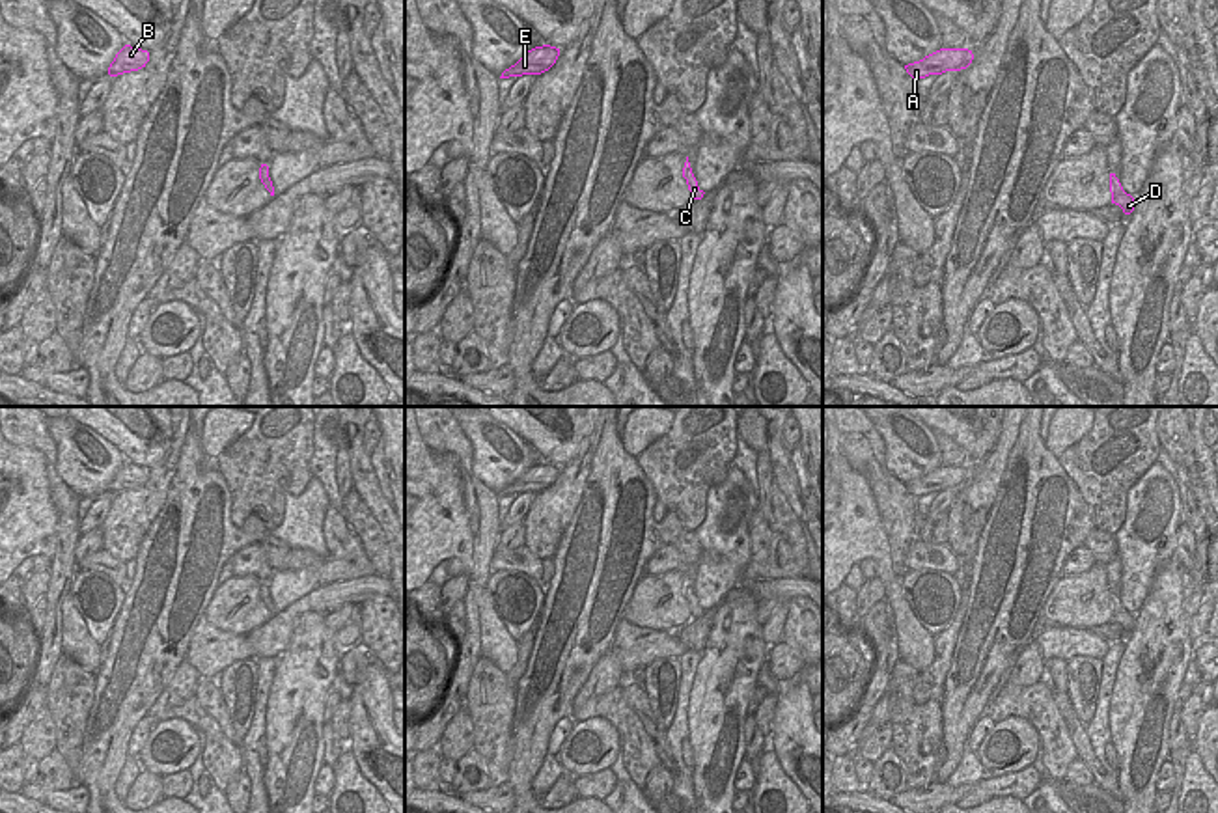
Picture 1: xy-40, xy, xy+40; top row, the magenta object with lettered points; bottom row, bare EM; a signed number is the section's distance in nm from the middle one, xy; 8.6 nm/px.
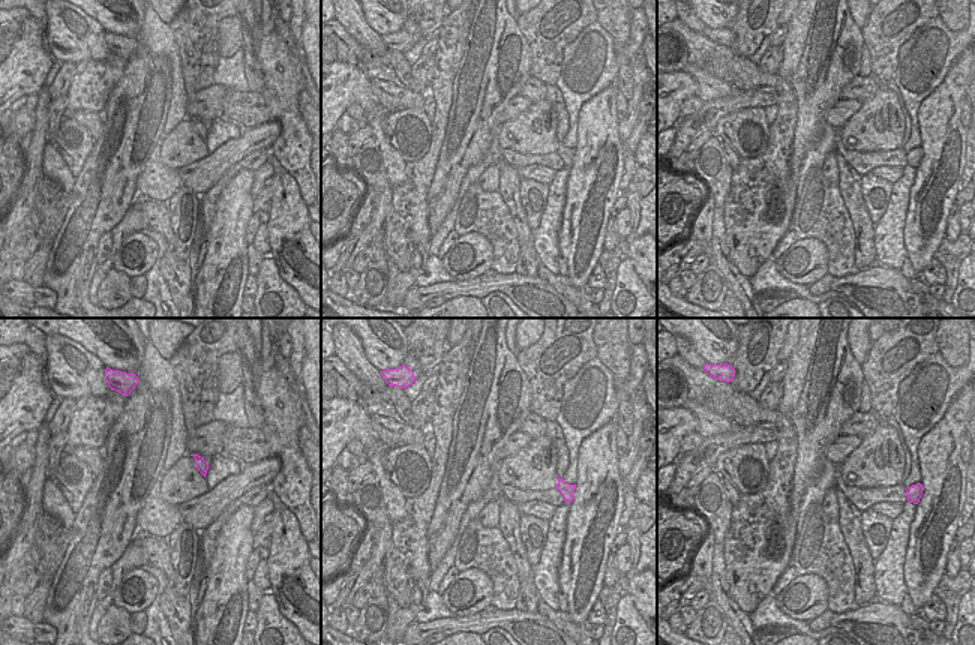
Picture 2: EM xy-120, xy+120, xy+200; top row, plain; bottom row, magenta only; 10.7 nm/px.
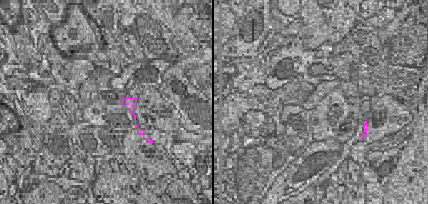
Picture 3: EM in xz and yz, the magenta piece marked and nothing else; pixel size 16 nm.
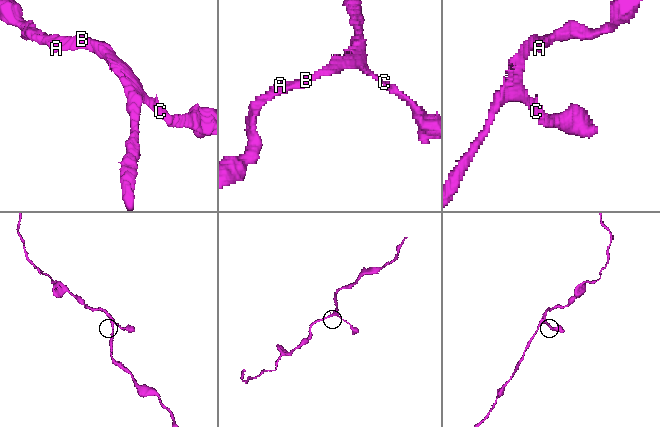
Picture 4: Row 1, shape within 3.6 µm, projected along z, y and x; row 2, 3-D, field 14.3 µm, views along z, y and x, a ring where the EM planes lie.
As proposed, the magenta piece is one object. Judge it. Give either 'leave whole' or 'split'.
leave whole

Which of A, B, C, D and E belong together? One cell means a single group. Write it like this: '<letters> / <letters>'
A B C D E

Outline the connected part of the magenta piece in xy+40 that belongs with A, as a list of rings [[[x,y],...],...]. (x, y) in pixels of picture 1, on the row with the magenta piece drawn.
[[[940,48],[920,62],[905,65],[905,69],[914,80],[920,80],[929,75],[966,69],[972,60],[974,54],[968,48]]]

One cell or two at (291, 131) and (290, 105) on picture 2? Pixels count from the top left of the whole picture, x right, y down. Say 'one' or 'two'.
one

